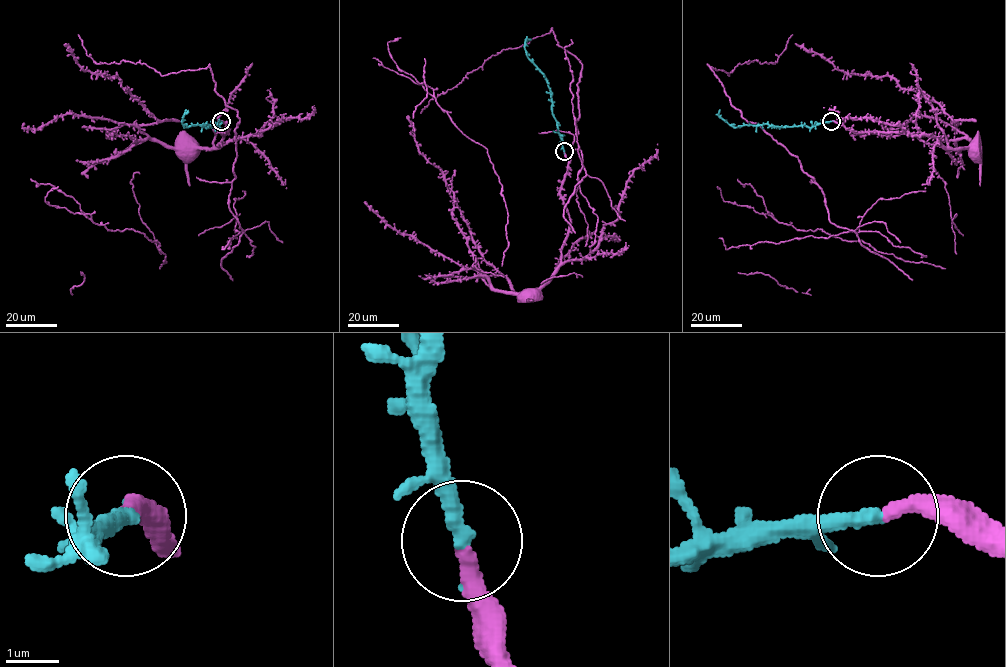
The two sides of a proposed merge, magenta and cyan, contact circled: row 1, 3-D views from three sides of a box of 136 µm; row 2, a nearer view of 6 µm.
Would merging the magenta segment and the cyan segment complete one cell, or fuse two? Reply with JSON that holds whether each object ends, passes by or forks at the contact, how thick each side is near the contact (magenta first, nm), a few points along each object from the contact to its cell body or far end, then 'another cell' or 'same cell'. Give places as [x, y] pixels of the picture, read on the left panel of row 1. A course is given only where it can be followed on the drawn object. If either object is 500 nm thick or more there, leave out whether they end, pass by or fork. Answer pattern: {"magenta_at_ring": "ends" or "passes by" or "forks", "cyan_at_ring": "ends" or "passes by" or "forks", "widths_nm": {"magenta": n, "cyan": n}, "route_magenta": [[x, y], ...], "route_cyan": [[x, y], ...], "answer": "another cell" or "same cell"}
{"magenta_at_ring": "ends", "cyan_at_ring": "ends", "widths_nm": {"magenta": 320, "cyan": 320}, "route_magenta": [[221, 121], [225, 128], [217, 132], [227, 133], [217, 147], [198, 148], [189, 143], [189, 146]], "route_cyan": [[221, 121], [215, 127], [207, 124], [184, 127], [182, 119], [186, 109]], "answer": "same cell"}

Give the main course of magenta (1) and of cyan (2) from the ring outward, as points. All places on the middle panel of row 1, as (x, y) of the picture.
1: (564, 152), (567, 170), (560, 197), (569, 215), (569, 231), (561, 246), (559, 268), (532, 294)
2: (564, 151), (552, 112), (551, 91), (545, 75), (527, 55), (524, 43), (528, 40)

